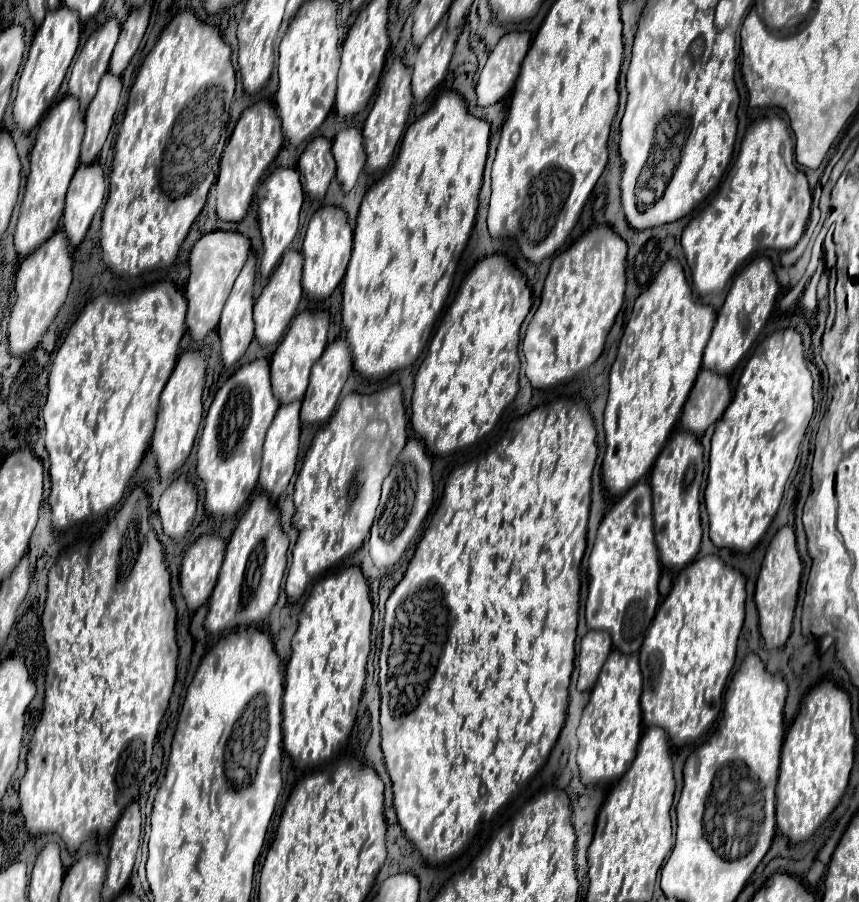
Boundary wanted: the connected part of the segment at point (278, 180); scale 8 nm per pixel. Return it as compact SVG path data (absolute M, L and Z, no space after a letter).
M275 169L267 181L259 187L257 191L257 219L259 219L259 227L261 227L261 239L263 239L263 259L259 265L259 273L265 279L269 279L271 271L275 269L277 261L281 259L283 251L287 249L287 245L293 241L297 227L299 227L299 211L301 211L301 203L303 203L303 189L299 183L299 173L295 169Z

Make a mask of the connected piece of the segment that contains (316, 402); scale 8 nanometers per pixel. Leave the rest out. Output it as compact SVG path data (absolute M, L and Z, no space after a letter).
M335 339L333 343L327 345L323 355L319 357L319 361L311 369L309 387L305 391L303 405L301 405L301 421L303 423L323 423L333 415L339 393L343 389L343 383L349 377L349 371L351 371L351 349L345 339Z

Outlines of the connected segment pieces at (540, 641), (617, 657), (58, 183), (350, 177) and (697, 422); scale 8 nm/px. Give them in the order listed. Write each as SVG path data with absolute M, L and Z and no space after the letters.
M571 403L571 407L559 407L559 405L541 405L541 407L535 407L531 413L527 413L515 421L513 421L507 429L505 435L501 441L493 447L493 450L489 450L485 457L477 459L476 471L473 471L473 461L460 465L453 470L451 475L447 477L447 483L445 483L445 491L443 491L443 497L441 497L441 503L437 507L437 511L433 513L431 517L431 523L425 531L425 535L421 537L417 549L415 549L415 555L401 579L401 583L393 589L391 597L387 599L387 605L385 605L385 627L383 627L383 645L381 645L381 659L379 659L379 687L381 687L381 749L383 749L383 755L385 755L385 765L387 765L387 771L389 771L389 777L391 777L391 783L393 783L393 805L395 805L395 811L397 811L397 821L401 825L401 829L405 831L407 839L415 845L415 849L429 861L429 863L443 863L447 861L453 853L457 853L459 849L467 847L467 843L471 841L473 833L476 832L477 828L477 809L475 809L475 801L479 799L479 785L482 783L487 788L487 791L491 792L493 789L497 791L503 791L503 777L513 779L513 791L514 787L517 786L518 781L527 781L534 776L541 765L545 763L545 759L549 757L551 753L551 747L555 745L557 737L559 737L559 731L565 723L565 715L567 715L567 689L569 689L569 679L571 679L571 671L573 671L573 659L575 659L575 631L577 631L577 611L579 611L579 563L581 563L581 557L583 557L583 551L585 551L585 533L587 533L587 524L589 518L589 503L591 503L591 471L593 471L593 465L595 465L595 459L597 459L597 443L595 443L595 425L593 425L593 417L589 413L589 407L585 403Z
M613 649L599 673L599 679L591 691L591 699L585 705L581 723L577 727L577 765L585 785L619 779L627 771L627 765L631 765L635 759L635 749L641 737L639 697L641 671L637 655L623 655L621 651Z
M71 95L61 99L39 123L37 139L31 149L31 171L27 177L25 197L21 203L21 213L15 227L15 251L25 257L35 251L51 233L57 231L59 219L63 215L67 185L79 165L79 149L85 133L83 115L79 101Z
M357 127L343 129L333 139L333 157L337 163L337 179L347 193L355 183L365 165L363 137Z
M701 369L683 407L681 427L701 437L709 425L721 419L729 401L731 391L727 377L711 373L709 369Z

